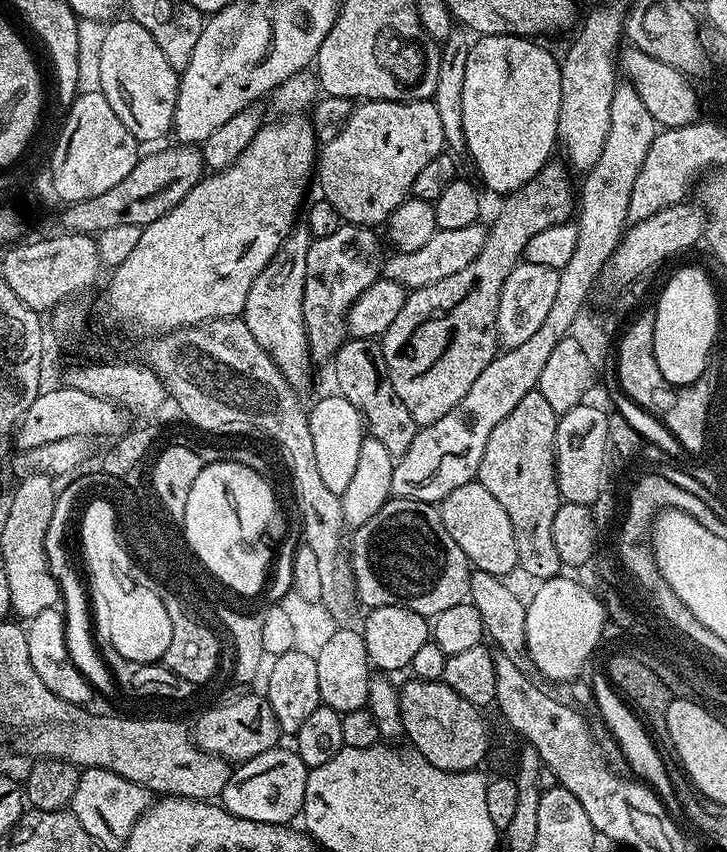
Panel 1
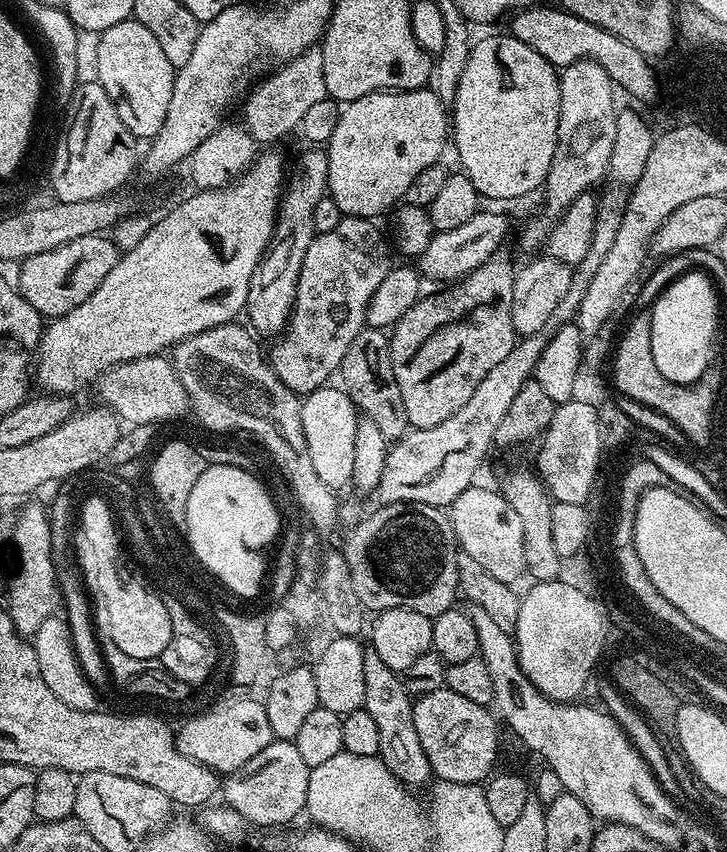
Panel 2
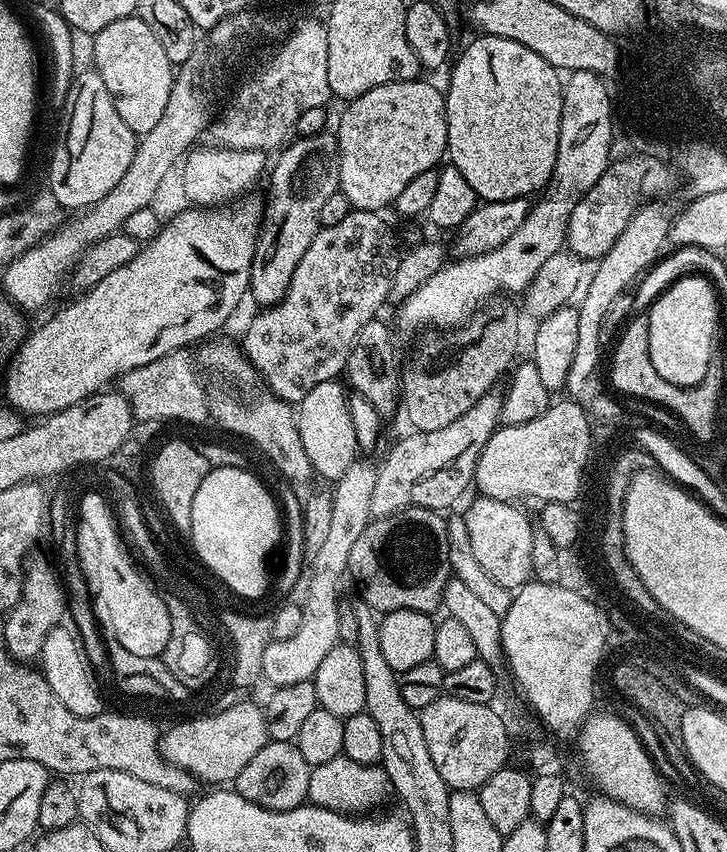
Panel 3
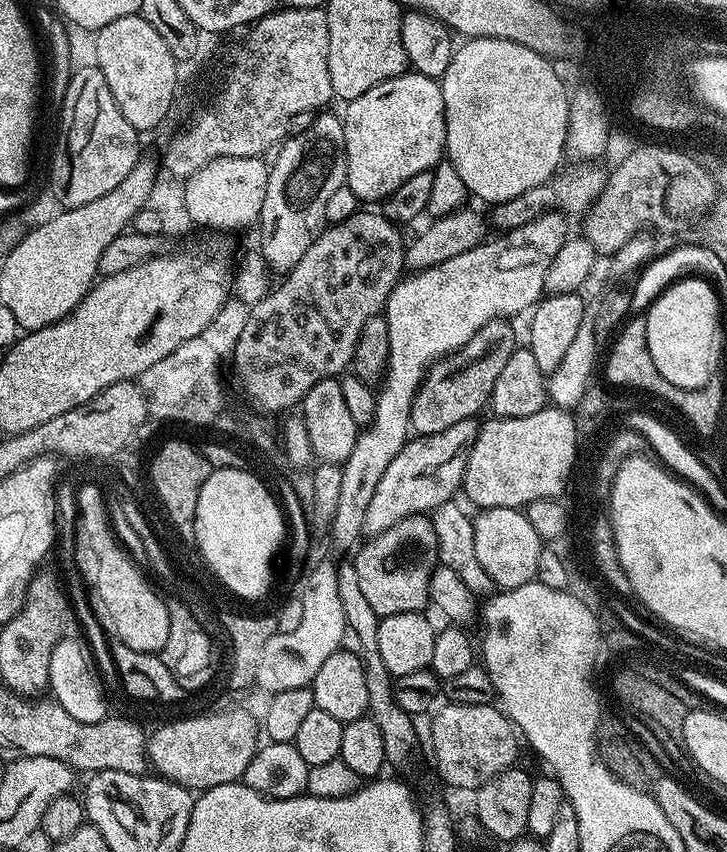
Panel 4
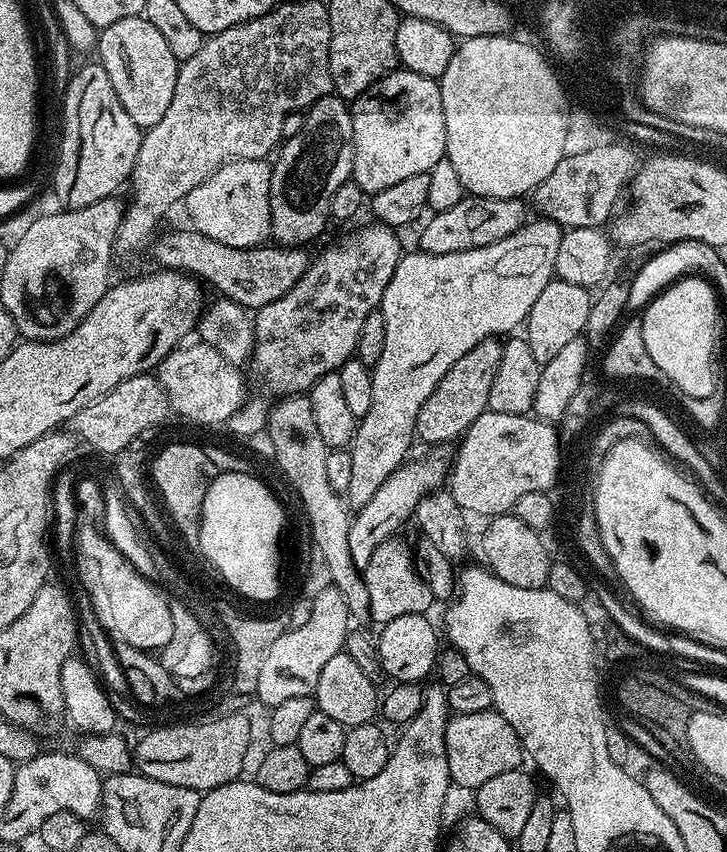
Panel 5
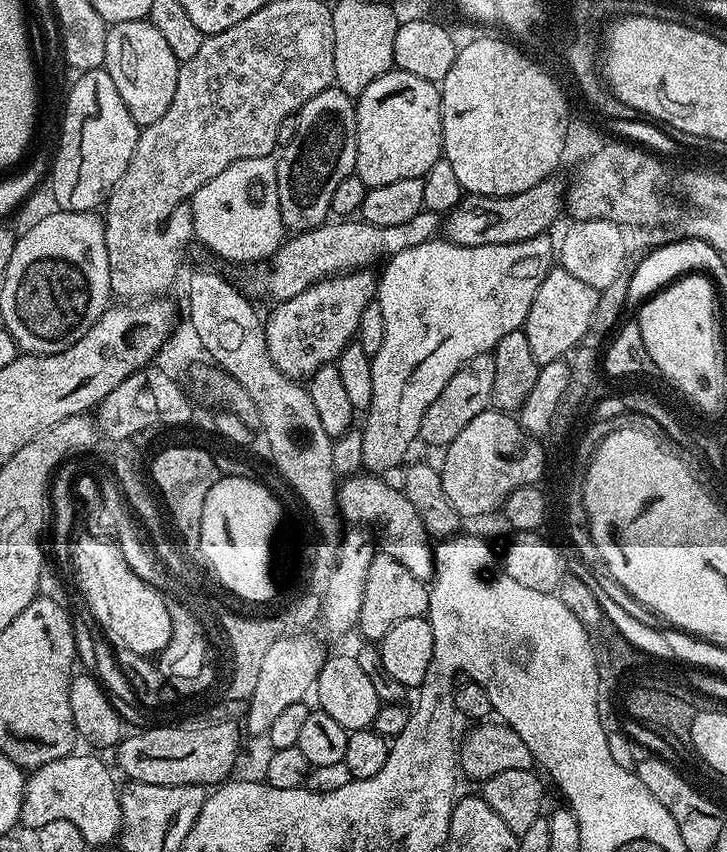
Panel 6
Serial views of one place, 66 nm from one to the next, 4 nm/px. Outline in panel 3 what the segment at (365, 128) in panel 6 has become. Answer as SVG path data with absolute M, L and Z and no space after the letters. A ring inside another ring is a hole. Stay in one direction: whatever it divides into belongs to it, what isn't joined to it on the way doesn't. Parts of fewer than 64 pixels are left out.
M424 78L406 82L390 82L386 86L374 86L356 100L347 101L340 125L334 128L338 142L340 161L338 178L340 192L352 203L353 209L379 213L382 208L395 205L398 193L422 170L436 168L445 159L448 150L448 127L444 113L444 92L427 84Z

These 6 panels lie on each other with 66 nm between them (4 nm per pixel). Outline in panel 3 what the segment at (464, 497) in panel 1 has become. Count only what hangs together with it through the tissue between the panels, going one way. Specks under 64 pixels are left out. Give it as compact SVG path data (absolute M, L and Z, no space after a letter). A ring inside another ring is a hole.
M477 495L476 501L462 512L466 530L470 534L470 550L482 565L482 570L494 578L494 582L513 590L519 590L533 579L530 562L530 546L534 524L516 509L515 503Z

